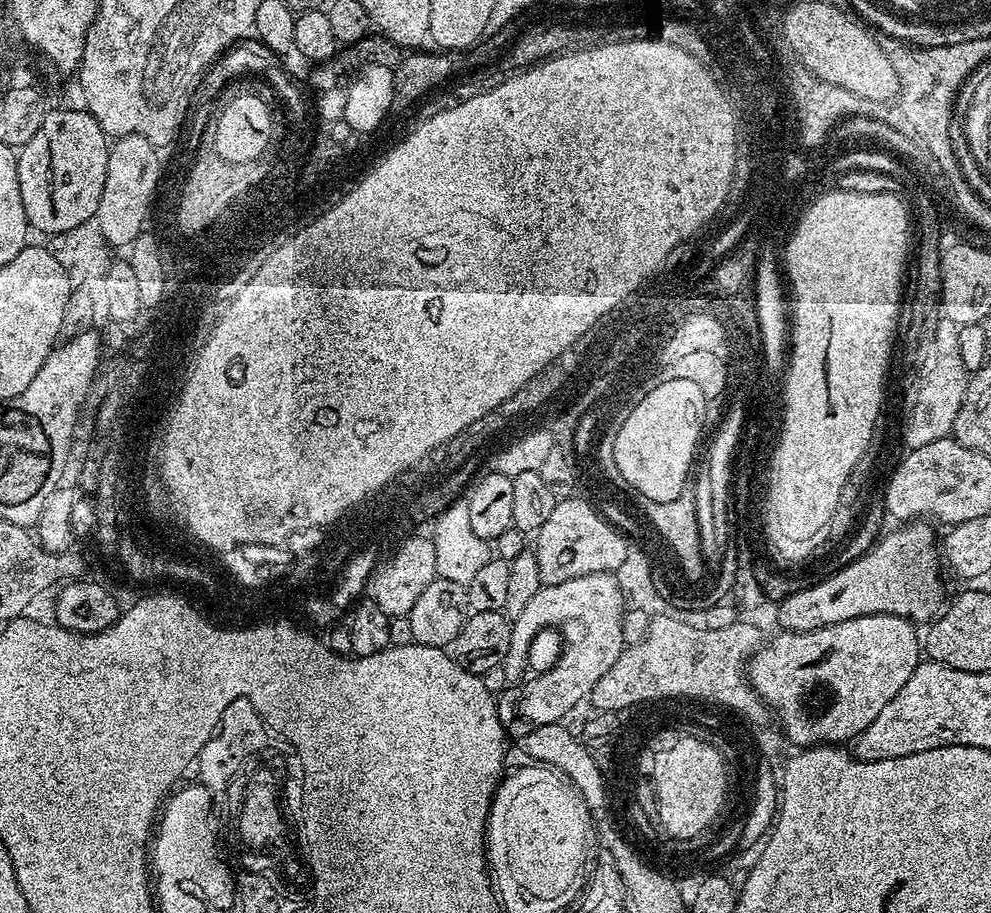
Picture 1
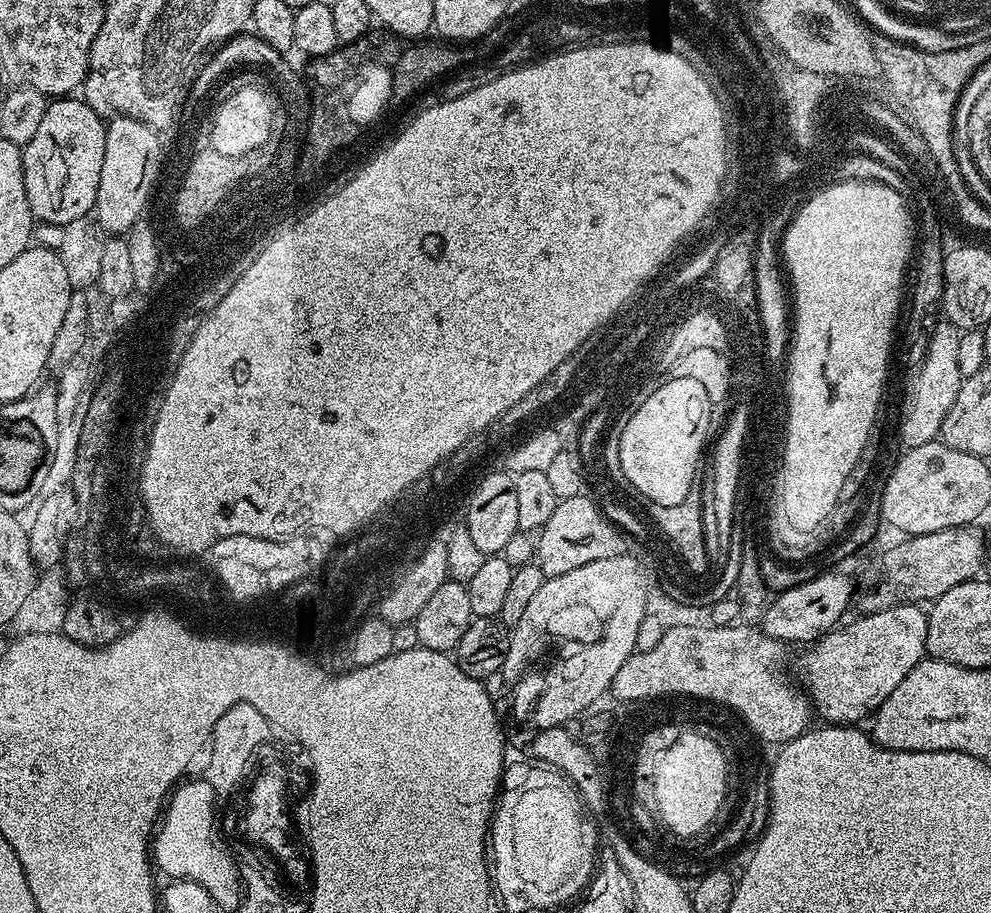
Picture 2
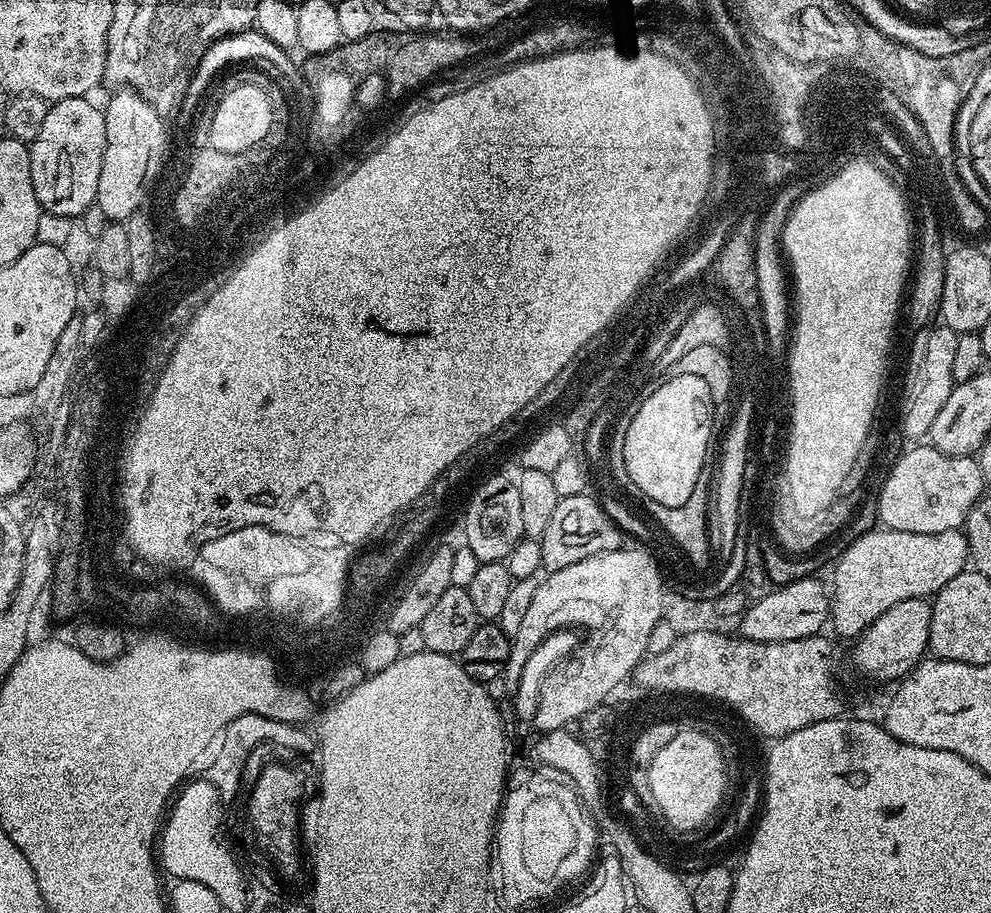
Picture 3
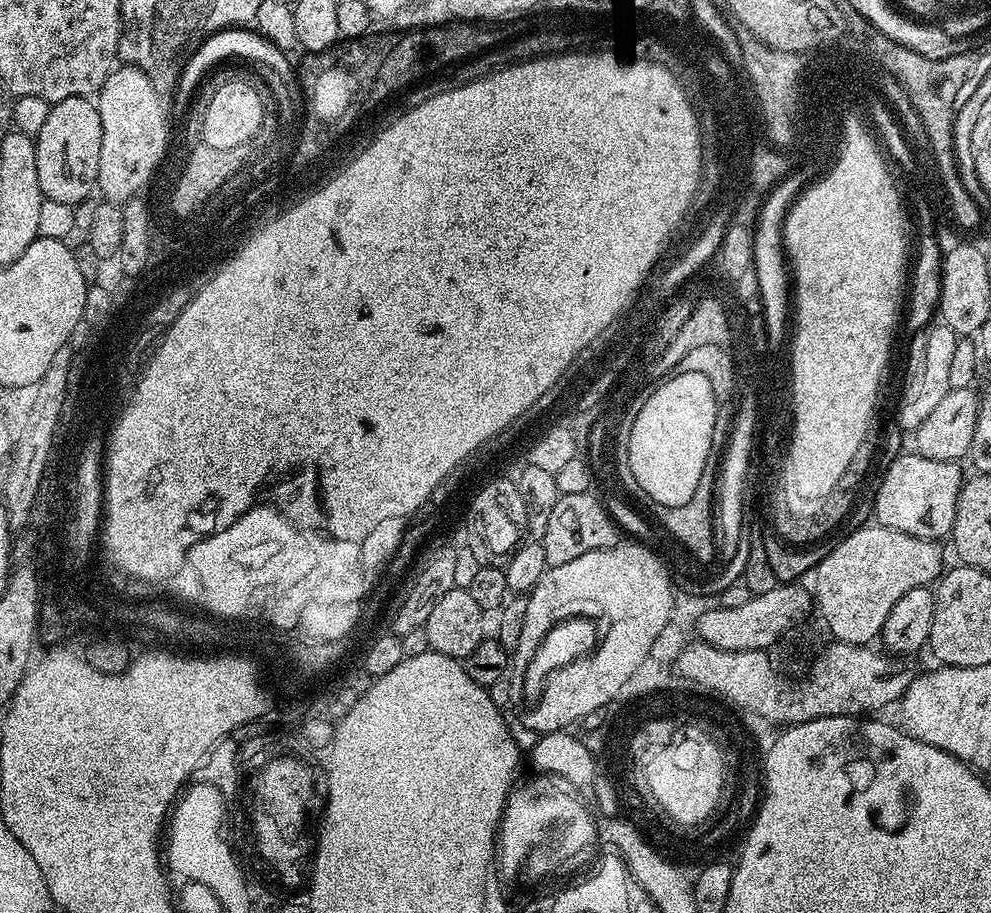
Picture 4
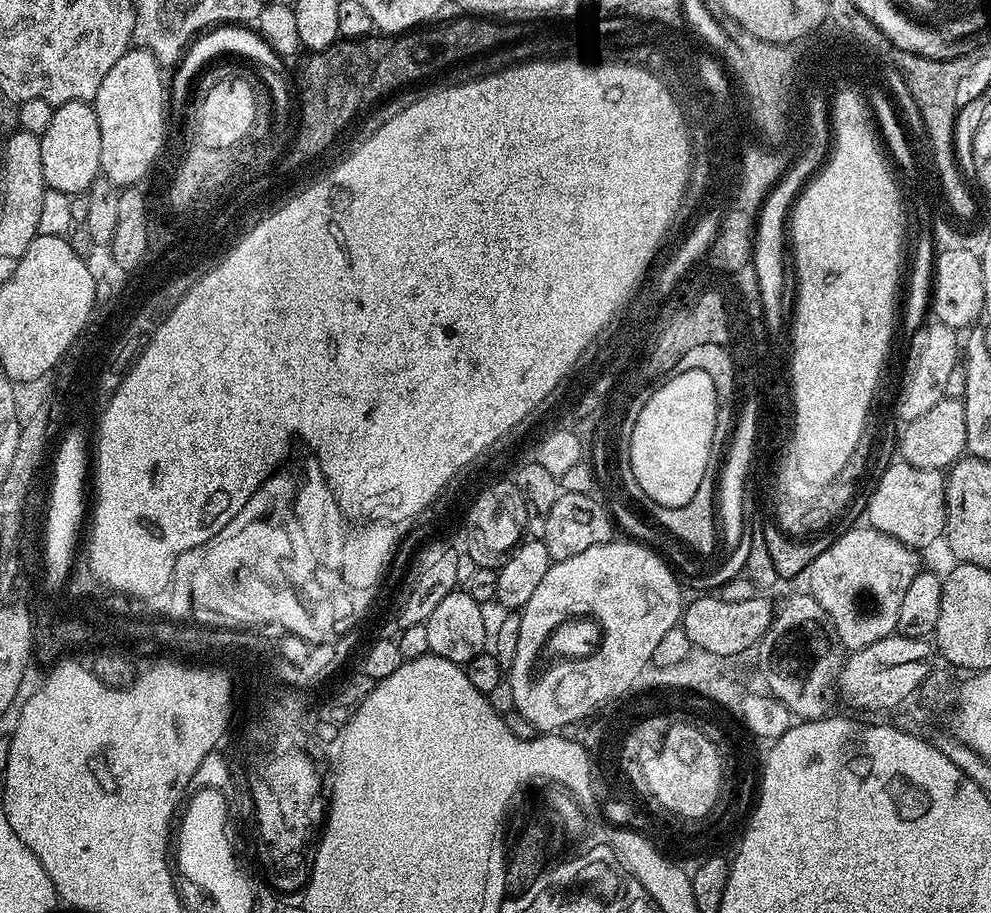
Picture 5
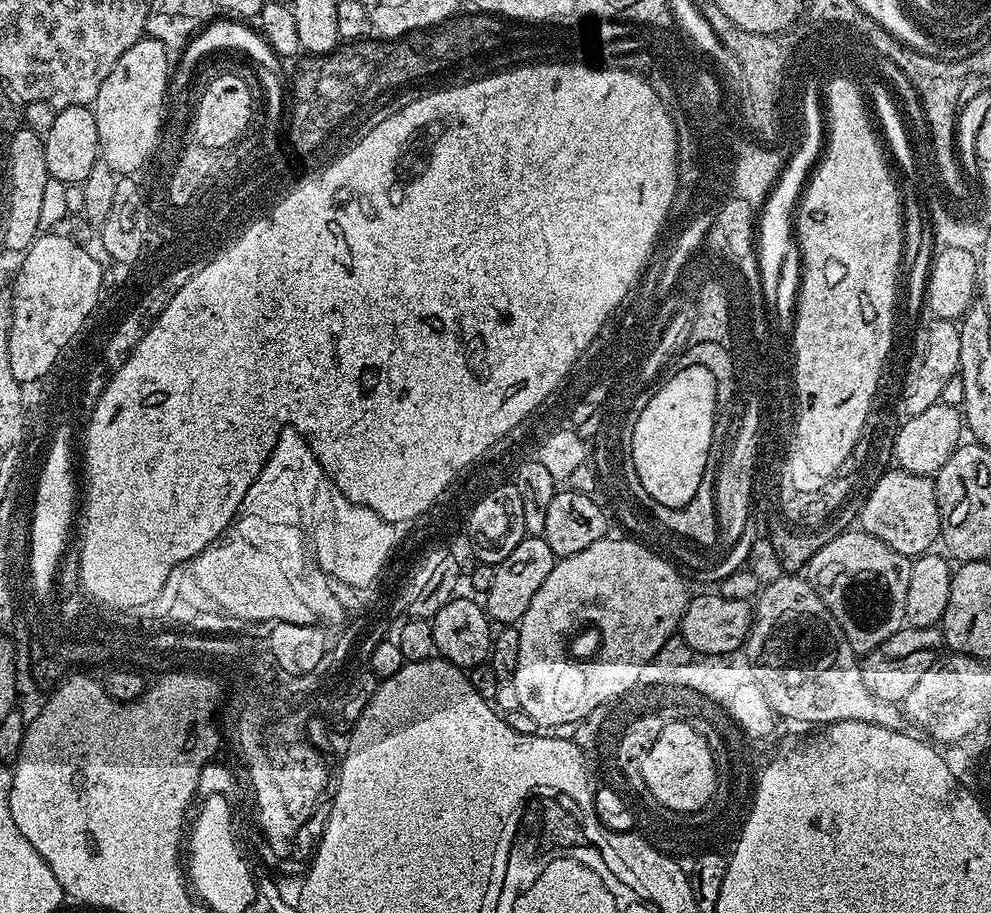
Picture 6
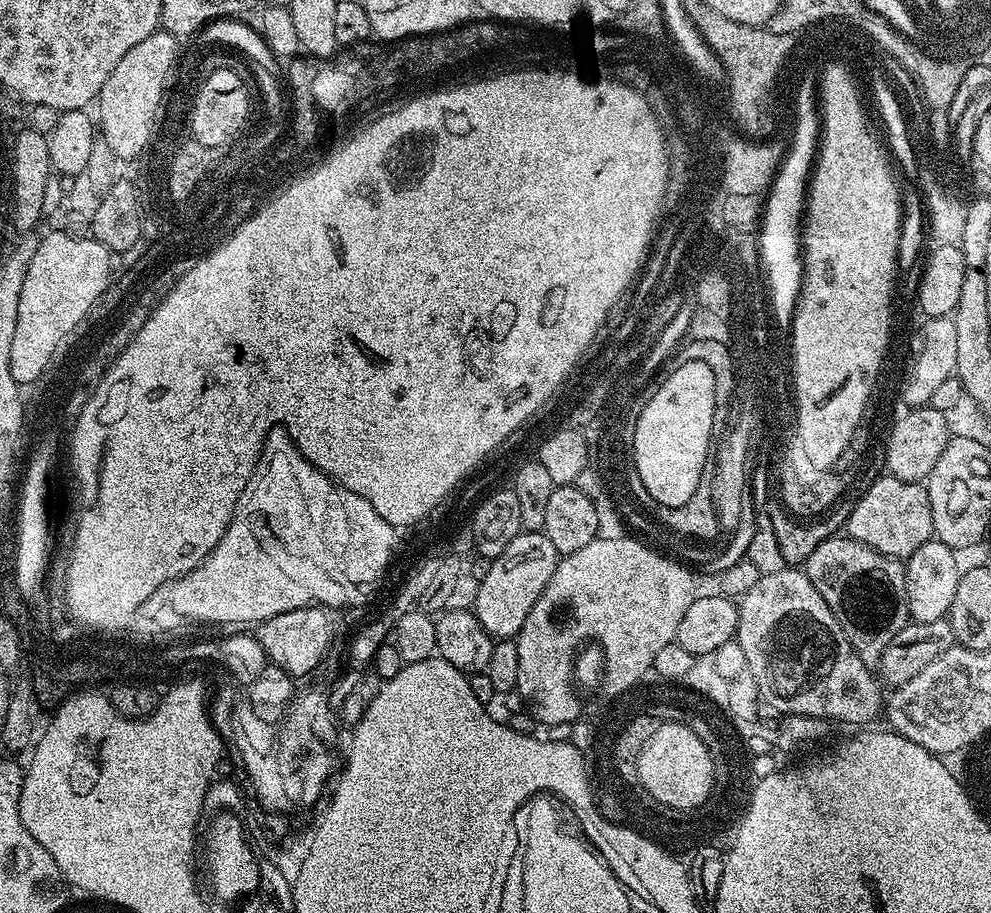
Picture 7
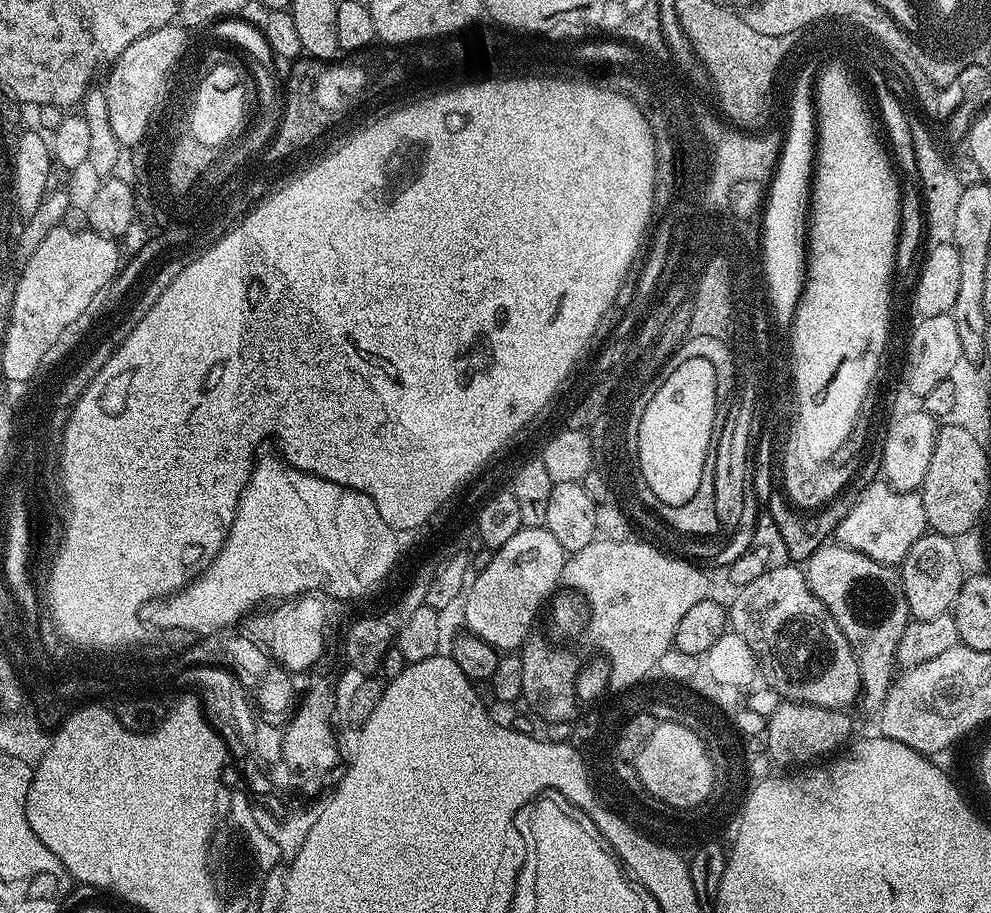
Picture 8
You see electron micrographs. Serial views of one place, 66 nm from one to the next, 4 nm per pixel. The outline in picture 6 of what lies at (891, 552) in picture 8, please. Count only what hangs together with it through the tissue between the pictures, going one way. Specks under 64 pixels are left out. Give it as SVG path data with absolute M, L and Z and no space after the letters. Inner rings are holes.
M888 470L879 478L868 497L863 497L858 524L874 538L886 542L898 554L915 558L923 556L940 540L940 515L936 485L927 476Z

